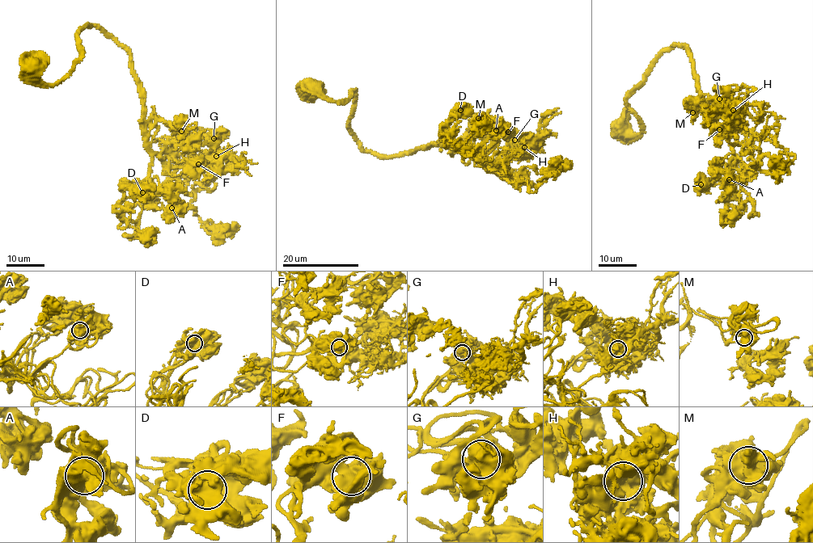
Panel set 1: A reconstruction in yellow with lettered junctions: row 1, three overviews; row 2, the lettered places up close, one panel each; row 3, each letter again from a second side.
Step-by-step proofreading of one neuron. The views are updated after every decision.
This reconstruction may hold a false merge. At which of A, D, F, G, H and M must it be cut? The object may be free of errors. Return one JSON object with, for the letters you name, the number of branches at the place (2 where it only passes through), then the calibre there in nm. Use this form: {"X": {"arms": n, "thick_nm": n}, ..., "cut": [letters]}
{"H": {"arms": 1, "thick_nm": 1250}, "cut": ["H"]}

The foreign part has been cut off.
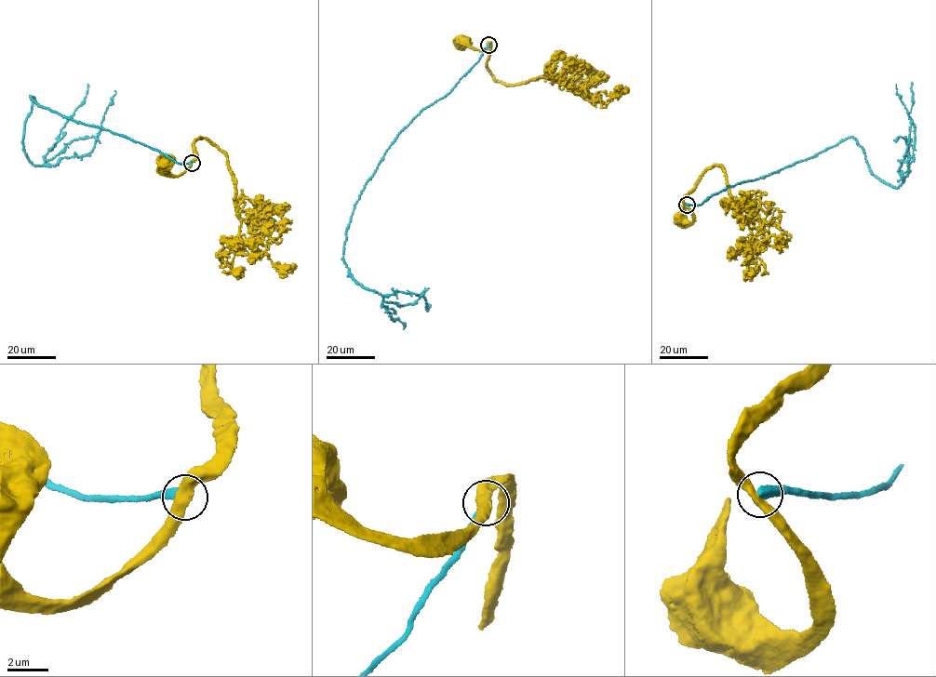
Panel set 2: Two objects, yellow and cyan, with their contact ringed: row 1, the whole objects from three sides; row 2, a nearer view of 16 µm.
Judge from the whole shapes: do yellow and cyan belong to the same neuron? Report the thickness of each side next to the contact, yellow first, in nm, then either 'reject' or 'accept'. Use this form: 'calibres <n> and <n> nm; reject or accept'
calibres 480 and 480 nm; reject

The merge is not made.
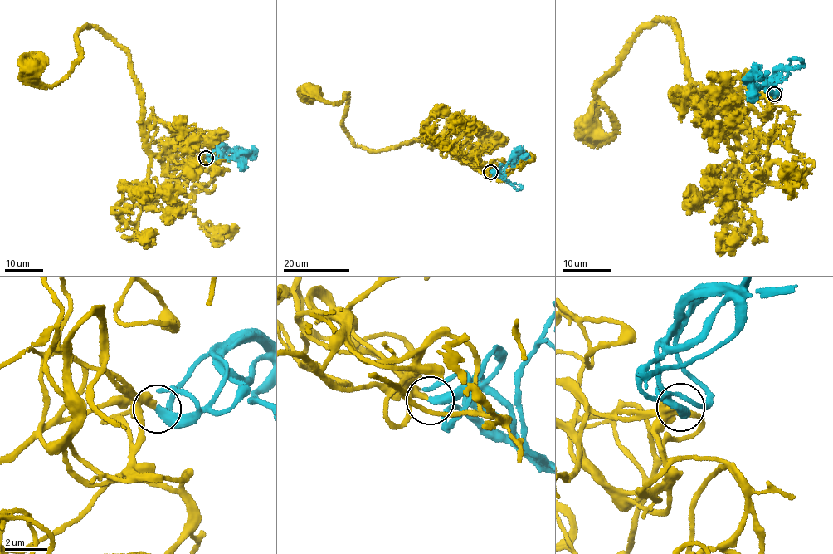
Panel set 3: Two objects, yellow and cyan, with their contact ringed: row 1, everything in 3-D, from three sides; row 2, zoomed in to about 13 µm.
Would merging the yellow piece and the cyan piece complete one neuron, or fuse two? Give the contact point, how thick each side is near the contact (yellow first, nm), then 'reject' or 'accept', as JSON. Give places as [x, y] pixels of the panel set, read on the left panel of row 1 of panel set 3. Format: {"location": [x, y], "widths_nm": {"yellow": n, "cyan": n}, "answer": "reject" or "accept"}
{"location": [206, 158], "widths_nm": {"yellow": 220, "cyan": 380}, "answer": "accept"}

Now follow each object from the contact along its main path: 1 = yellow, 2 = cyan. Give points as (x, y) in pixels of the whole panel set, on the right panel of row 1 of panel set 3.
1: (773, 94), (761, 128), (718, 128), (688, 79), (680, 34), (658, 19), (595, 93), (615, 130), (587, 129)
2: (773, 94), (769, 85), (786, 71), (785, 77), (773, 85), (755, 85), (752, 80), (758, 72), (762, 75)

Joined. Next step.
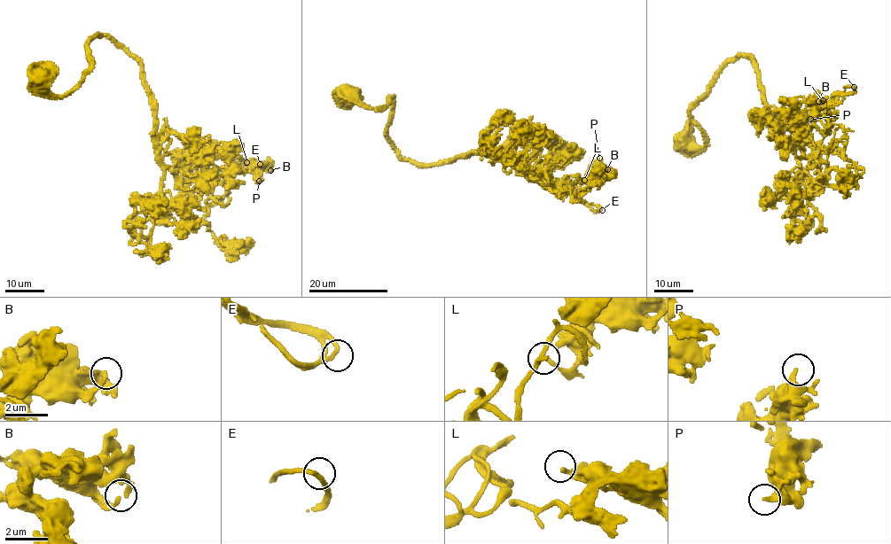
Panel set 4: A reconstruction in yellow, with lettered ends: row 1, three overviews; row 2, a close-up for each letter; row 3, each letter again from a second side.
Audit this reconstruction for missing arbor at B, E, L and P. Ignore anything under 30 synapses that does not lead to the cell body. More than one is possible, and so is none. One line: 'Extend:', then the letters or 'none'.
Extend: none

